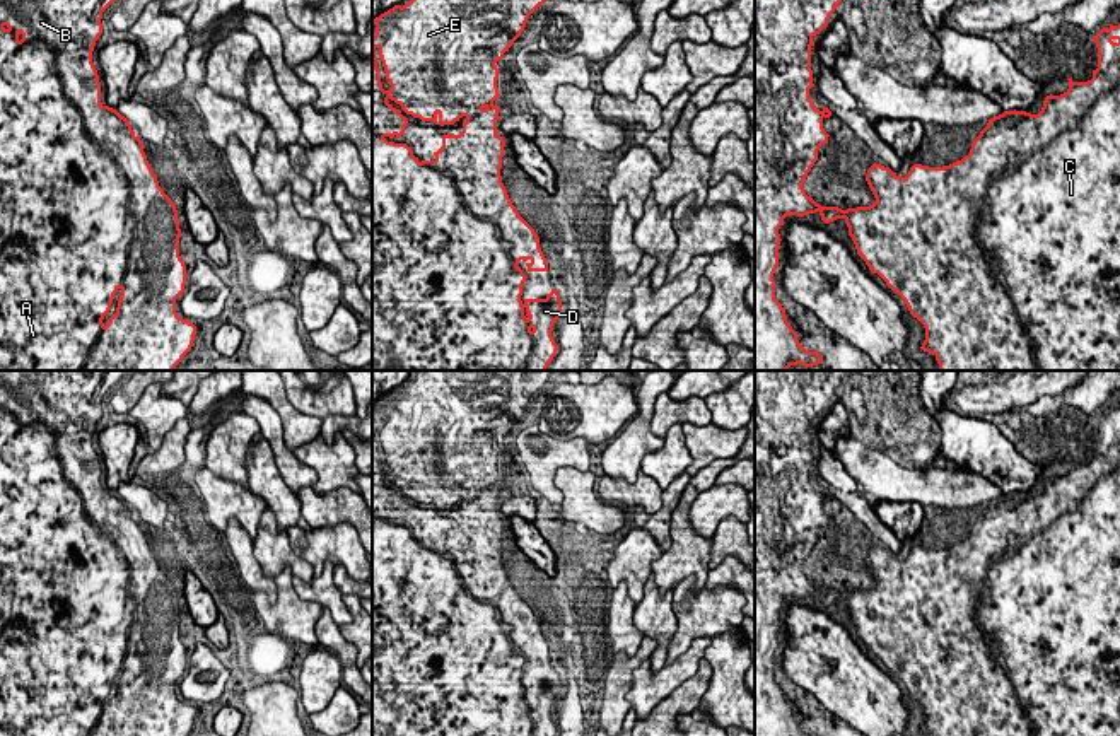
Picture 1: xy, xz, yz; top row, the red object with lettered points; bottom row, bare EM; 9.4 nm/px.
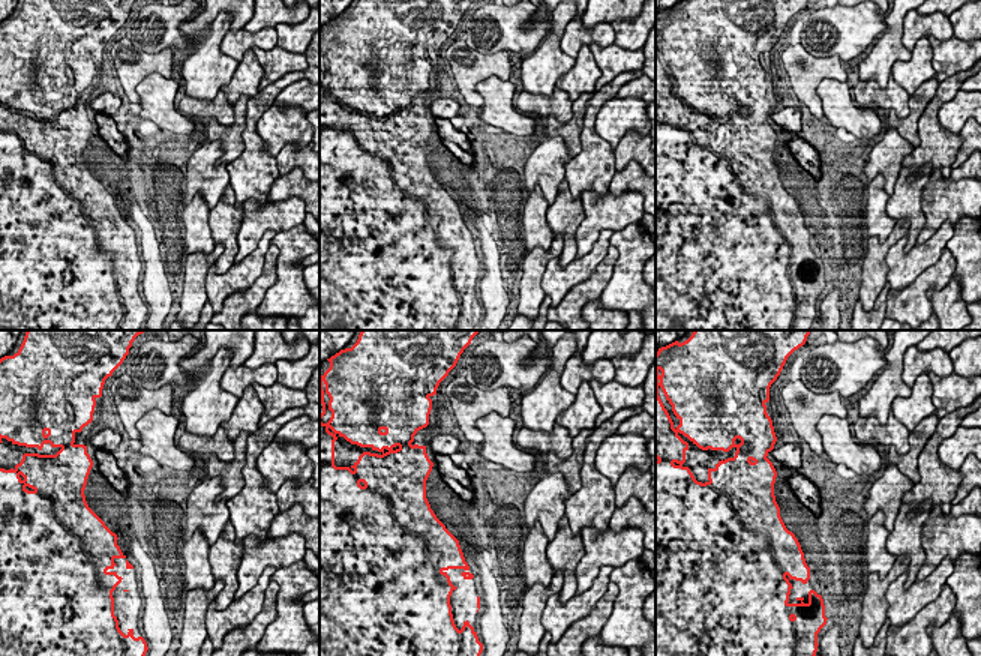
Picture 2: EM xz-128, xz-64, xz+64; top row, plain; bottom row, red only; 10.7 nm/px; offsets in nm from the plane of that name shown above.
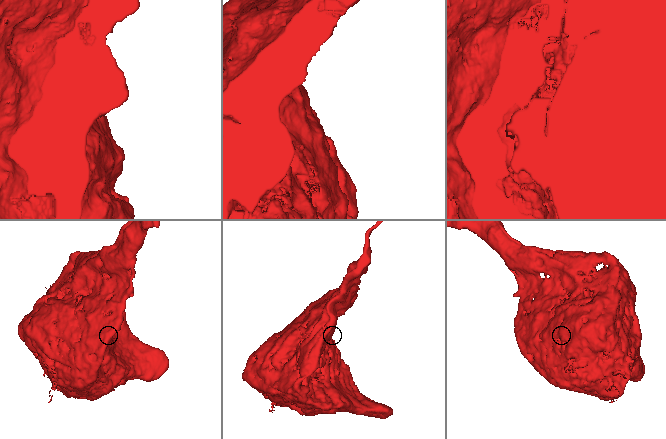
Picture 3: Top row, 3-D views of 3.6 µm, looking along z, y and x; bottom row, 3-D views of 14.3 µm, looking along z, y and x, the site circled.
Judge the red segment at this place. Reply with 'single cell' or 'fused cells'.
single cell

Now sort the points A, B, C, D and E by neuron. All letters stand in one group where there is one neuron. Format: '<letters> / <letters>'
A B C D E

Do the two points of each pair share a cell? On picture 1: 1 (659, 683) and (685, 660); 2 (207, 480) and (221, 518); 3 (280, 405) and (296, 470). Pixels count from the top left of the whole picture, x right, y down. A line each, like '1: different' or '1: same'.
1: same
2: same
3: different

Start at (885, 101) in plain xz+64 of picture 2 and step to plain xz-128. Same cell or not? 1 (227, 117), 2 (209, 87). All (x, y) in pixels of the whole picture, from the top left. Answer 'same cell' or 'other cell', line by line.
1: same cell
2: other cell

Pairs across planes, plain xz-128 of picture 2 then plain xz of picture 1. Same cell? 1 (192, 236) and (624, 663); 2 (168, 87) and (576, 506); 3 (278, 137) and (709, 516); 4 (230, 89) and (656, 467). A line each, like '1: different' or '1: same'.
1: different
2: same
3: same
4: same

